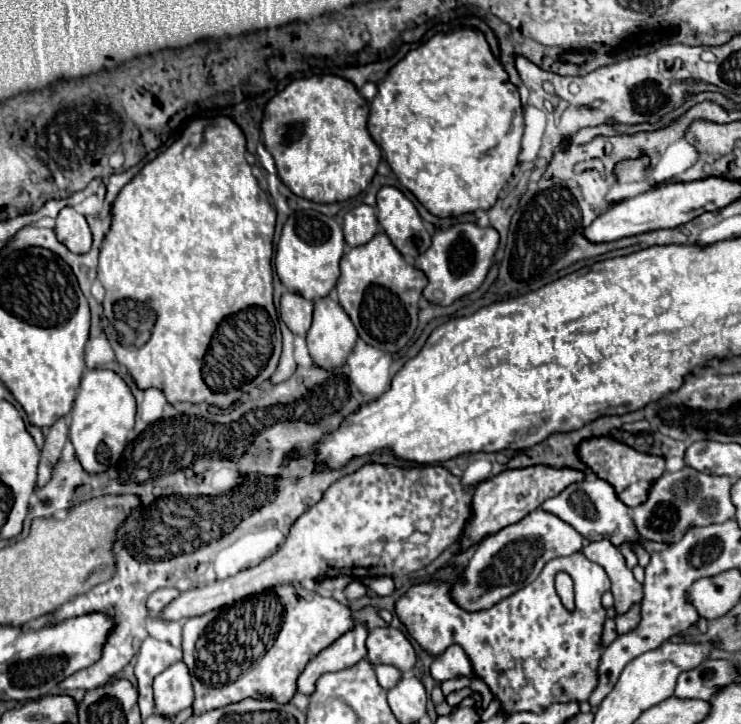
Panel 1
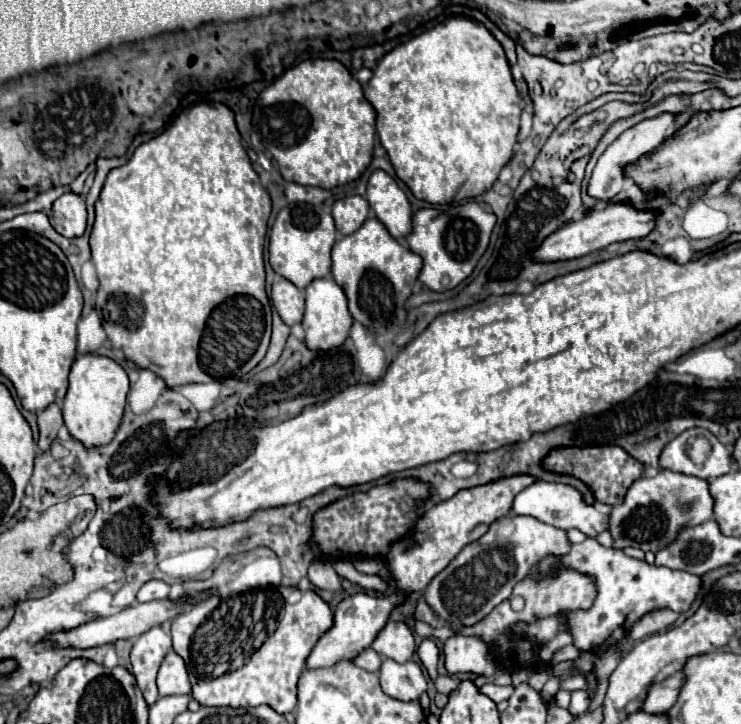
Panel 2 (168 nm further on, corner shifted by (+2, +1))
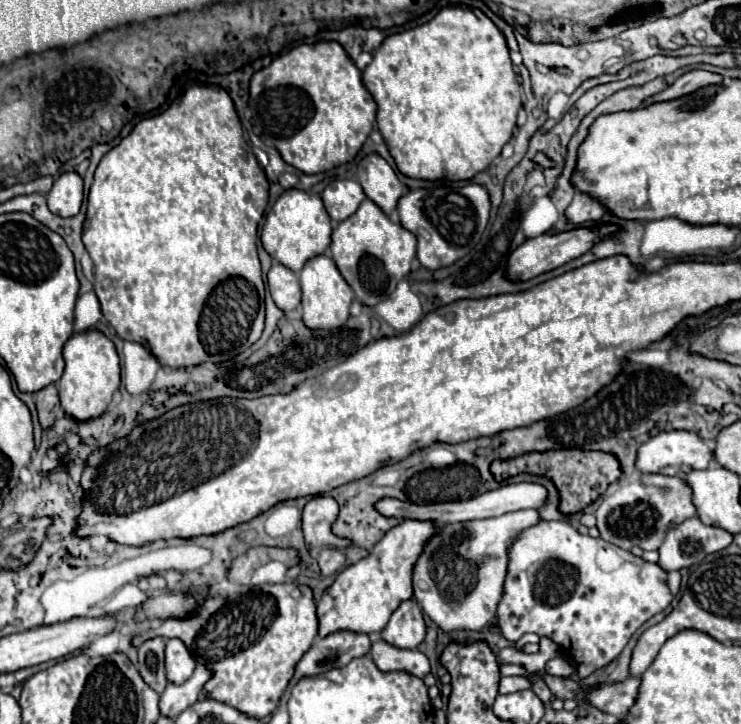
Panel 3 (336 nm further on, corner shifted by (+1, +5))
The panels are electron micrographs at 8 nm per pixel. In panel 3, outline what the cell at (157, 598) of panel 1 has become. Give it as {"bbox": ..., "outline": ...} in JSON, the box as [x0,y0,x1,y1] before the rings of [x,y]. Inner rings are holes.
{"bbox":[138,574,166,592],"outline":[[[154,574],[154,576],[146,576],[146,578],[142,578],[140,582],[138,582],[138,588],[142,590],[142,592],[164,592],[166,590],[166,580],[164,580],[164,576],[160,576],[160,574]]]}

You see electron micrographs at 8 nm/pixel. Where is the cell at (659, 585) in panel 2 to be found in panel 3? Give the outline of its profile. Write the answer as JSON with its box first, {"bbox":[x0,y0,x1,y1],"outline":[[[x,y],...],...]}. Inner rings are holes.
{"bbox":[498,522,674,678],"outline":[[[560,522],[560,530],[558,526],[552,526],[552,530],[540,526],[528,530],[528,534],[522,534],[512,544],[508,556],[510,564],[504,582],[506,592],[498,604],[502,636],[510,642],[520,640],[526,632],[552,638],[562,648],[562,654],[576,662],[576,674],[582,678],[612,662],[628,644],[632,634],[652,616],[664,612],[674,600],[674,594],[668,588],[668,572],[660,568],[660,564],[646,562],[628,550],[608,544],[606,540],[592,538],[588,534],[584,536],[570,522]]]}

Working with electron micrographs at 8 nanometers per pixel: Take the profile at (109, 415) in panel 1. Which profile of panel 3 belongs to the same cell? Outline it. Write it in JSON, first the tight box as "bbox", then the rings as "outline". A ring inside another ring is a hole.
{"bbox":[56,330,120,422],"outline":[[[96,330],[74,334],[64,344],[64,360],[64,376],[58,380],[56,386],[66,414],[80,422],[102,416],[108,410],[114,392],[120,388],[120,358],[112,340]]]}

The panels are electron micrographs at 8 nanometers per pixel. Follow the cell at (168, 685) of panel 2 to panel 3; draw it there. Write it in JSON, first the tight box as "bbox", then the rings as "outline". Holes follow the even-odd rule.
{"bbox":[166,640,196,684],"outline":[[[168,640],[166,642],[166,678],[172,684],[182,684],[186,682],[196,668],[194,658],[186,650],[182,640]]]}

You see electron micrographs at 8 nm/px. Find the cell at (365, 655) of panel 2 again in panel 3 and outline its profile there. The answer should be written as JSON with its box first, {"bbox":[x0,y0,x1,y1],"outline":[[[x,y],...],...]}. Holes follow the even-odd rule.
{"bbox":[288,632,372,690],"outline":[[[336,632],[326,638],[316,638],[312,648],[302,656],[302,660],[296,666],[296,676],[292,678],[288,690],[292,684],[296,684],[302,676],[318,676],[332,668],[342,668],[354,658],[366,656],[368,648],[372,648],[372,642],[368,634],[356,634],[356,632]]]}

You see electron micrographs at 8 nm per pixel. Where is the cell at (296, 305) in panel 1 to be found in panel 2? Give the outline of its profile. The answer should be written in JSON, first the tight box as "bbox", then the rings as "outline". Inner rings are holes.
{"bbox":[271,278,303,326],"outline":[[[285,278],[275,280],[271,290],[271,302],[287,326],[293,326],[303,320],[303,290],[299,290],[293,282]]]}

